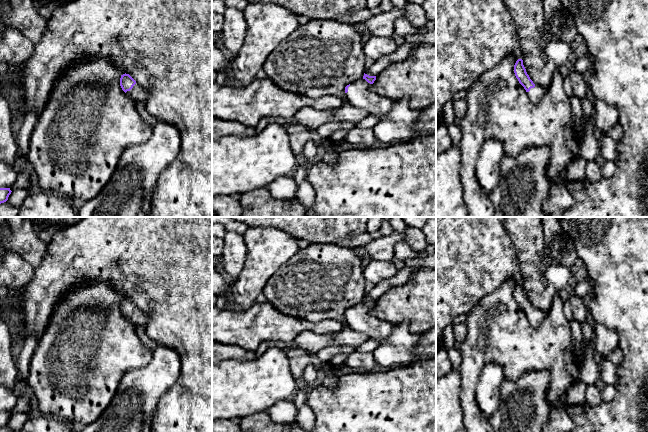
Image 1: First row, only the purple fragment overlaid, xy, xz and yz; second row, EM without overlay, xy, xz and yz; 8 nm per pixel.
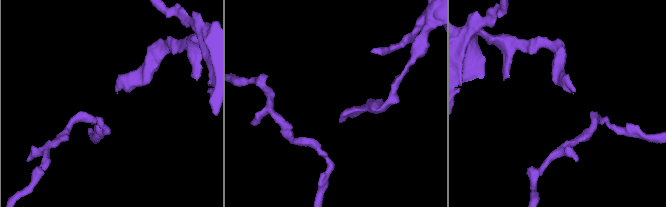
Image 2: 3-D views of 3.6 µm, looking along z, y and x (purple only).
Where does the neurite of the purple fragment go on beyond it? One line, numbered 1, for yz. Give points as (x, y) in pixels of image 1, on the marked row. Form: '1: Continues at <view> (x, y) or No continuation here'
1: Continues at yz (536, 93)

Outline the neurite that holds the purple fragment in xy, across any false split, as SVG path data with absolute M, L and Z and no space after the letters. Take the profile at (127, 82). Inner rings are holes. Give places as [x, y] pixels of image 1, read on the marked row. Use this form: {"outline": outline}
{"outline": "M123 74L120 78L120 86L127 93L134 103L147 102L146 90L138 84L129 74Z"}

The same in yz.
{"outline": "M518 59L516 61L514 65L514 73L519 83L524 87L524 89L528 93L530 99L534 103L540 102L542 97L547 92L548 88L543 88L533 83L533 81L530 79L529 75L526 72L522 59Z"}

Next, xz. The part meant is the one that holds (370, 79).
{"outline": "M364 73L362 79L345 87L345 93L353 106L364 109L370 115L382 119L393 108L394 100L382 97L370 89L370 85L375 80L376 76L369 76Z"}

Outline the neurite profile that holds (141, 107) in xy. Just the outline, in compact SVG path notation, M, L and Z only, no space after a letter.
M145 102L136 103L136 109L140 117L150 126L154 127L158 120L148 112L146 103Z

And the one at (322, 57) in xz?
M311 19L270 53L263 69L280 89L312 98L335 95L343 100L337 109L302 108L293 116L295 122L317 130L332 122L355 126L369 115L353 106L345 93L345 87L362 79L366 70L362 37L354 24Z

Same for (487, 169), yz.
M495 138L486 140L482 145L475 173L478 183L488 195L499 184L500 162L503 154L503 144Z

